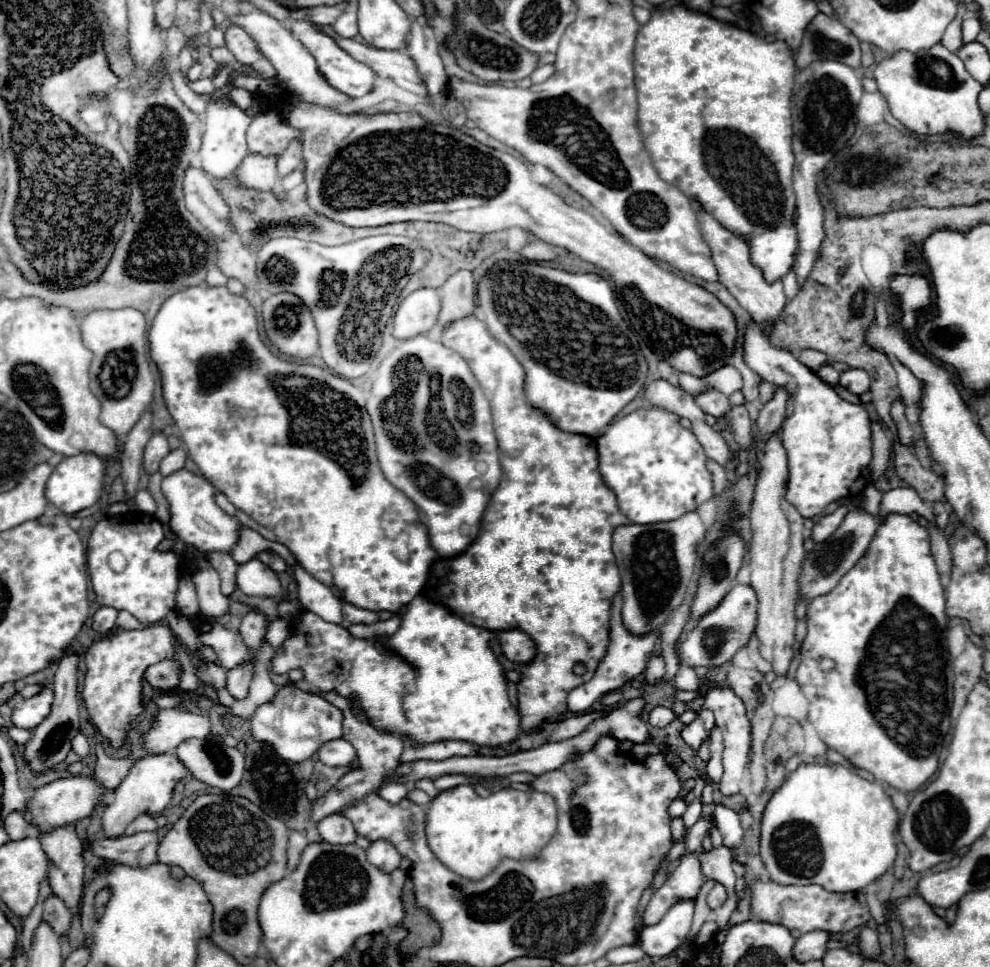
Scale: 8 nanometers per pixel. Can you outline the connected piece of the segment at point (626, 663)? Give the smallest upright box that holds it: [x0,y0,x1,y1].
[567,593,659,713]

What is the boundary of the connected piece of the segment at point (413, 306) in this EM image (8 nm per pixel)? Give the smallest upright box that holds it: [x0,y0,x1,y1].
[393,289,439,339]

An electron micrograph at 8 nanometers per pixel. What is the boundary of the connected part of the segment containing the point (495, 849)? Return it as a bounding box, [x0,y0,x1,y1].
[425,785,557,879]

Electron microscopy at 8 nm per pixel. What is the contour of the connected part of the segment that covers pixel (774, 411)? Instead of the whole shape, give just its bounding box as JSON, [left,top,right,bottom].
[757,387,789,443]

